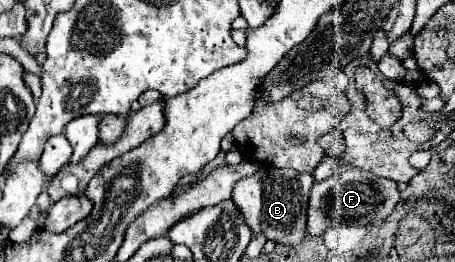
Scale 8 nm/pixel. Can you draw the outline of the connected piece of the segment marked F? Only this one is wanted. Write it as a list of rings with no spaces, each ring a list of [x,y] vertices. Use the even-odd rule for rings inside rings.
[[[343,168],[331,174],[323,182],[315,182],[311,188],[309,208],[307,208],[307,232],[311,236],[319,236],[323,230],[335,224],[359,224],[367,226],[375,220],[385,220],[399,200],[397,182],[379,178],[373,172],[359,170],[359,168]],[[333,182],[333,184],[331,184]]]

